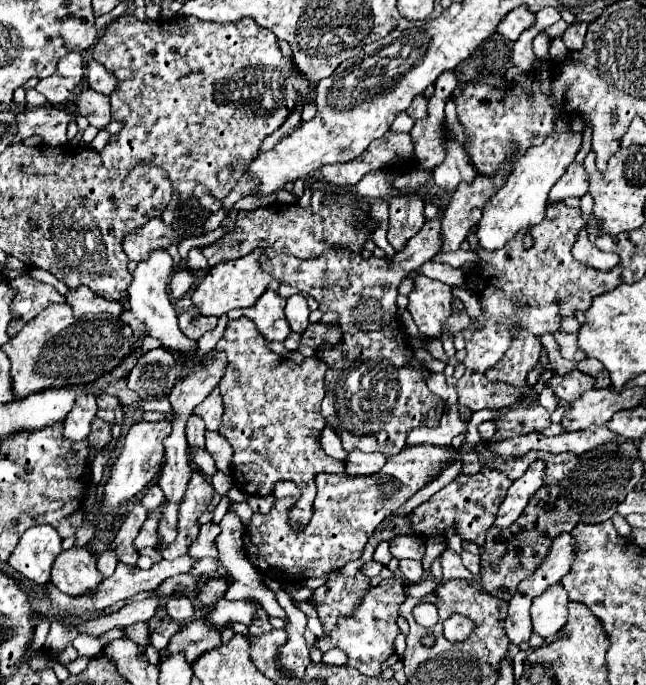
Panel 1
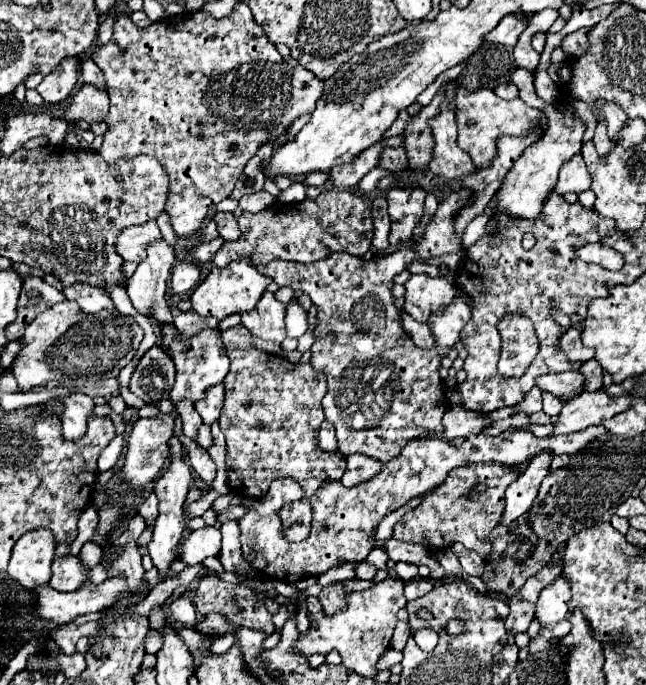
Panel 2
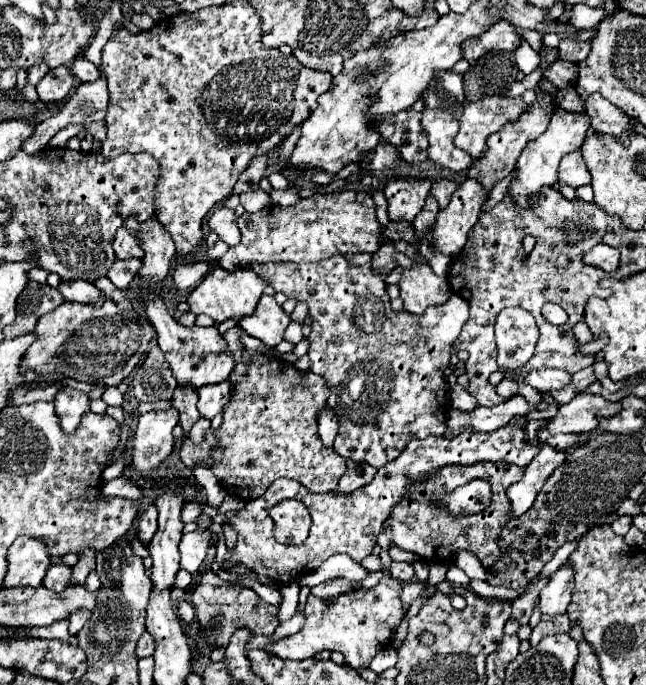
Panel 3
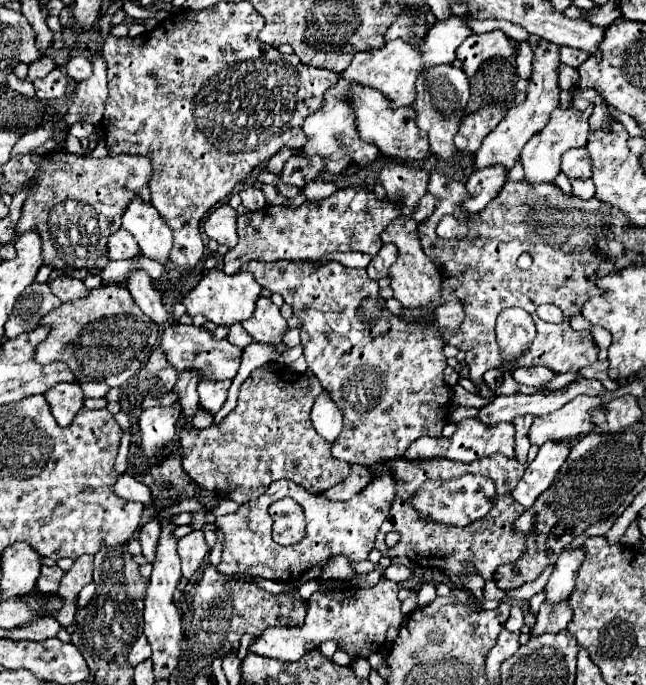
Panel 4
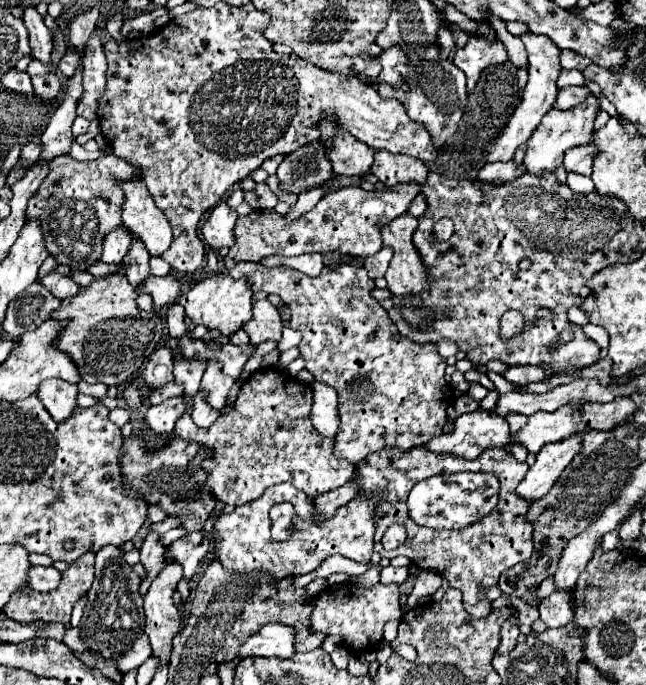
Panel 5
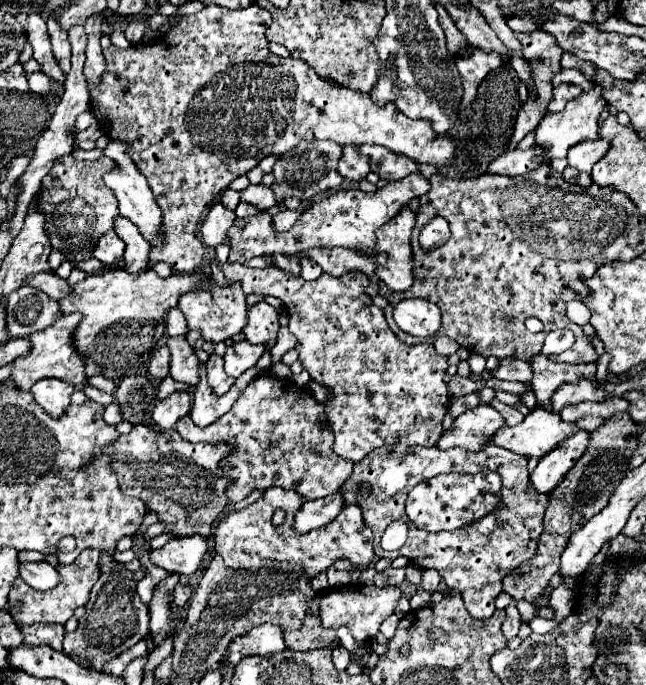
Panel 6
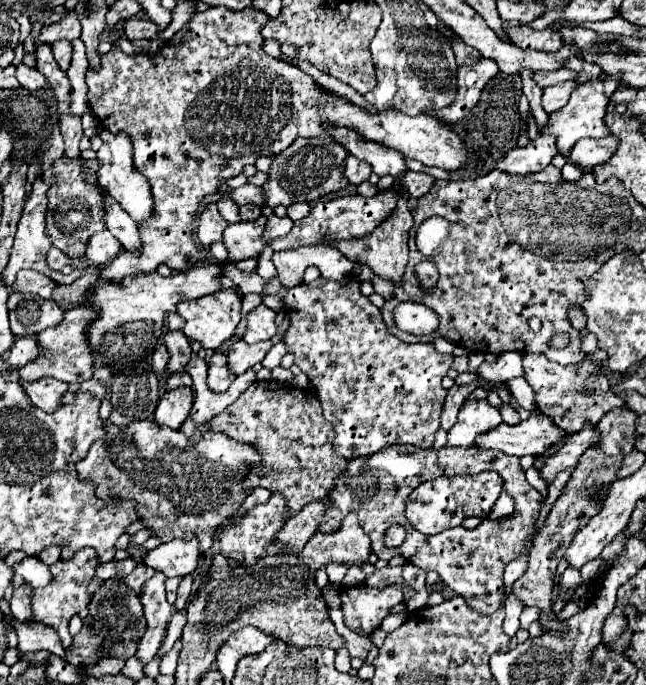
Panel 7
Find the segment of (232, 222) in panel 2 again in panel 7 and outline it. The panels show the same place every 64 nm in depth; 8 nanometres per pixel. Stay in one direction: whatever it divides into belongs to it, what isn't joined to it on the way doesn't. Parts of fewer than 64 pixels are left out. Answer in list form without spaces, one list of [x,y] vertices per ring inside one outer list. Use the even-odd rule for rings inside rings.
[[[215,203],[208,204],[200,216],[198,216],[198,230],[196,230],[196,238],[202,246],[210,246],[212,242],[220,242],[222,240],[222,232],[226,228],[226,220],[220,215]]]

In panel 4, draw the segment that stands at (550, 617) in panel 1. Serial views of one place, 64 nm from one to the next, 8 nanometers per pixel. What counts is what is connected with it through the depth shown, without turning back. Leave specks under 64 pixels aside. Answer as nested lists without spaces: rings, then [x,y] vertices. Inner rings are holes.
[[[584,546],[564,548],[564,552],[560,554],[560,558],[554,566],[554,572],[546,584],[546,602],[548,604],[558,604],[562,600],[568,600],[582,562],[584,562]]]

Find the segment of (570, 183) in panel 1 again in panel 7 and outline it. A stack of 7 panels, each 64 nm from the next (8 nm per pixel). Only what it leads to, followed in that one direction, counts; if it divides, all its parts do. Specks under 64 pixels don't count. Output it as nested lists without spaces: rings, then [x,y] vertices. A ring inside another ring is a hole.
[[[608,134],[606,138],[584,138],[578,140],[570,152],[570,160],[584,168],[584,170],[592,170],[598,164],[604,164],[608,158],[612,158],[612,154],[616,152],[620,140],[614,134]]]

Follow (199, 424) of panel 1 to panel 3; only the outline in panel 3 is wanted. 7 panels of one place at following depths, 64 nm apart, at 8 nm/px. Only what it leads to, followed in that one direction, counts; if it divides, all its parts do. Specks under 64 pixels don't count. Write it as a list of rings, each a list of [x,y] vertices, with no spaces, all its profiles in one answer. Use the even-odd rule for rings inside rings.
[[[176,388],[174,390],[174,408],[180,412],[180,426],[184,432],[190,432],[194,422],[200,418],[196,410],[198,402],[198,392],[192,388]]]

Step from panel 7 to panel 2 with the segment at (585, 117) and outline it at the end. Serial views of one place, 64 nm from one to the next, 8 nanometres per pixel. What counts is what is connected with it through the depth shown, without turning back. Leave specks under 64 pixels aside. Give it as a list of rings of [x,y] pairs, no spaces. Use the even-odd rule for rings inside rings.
[[[517,68],[511,76],[511,82],[519,89],[519,97],[530,107],[542,110],[548,118],[548,130],[542,134],[540,140],[536,140],[532,146],[528,146],[522,156],[516,160],[512,170],[508,172],[502,188],[498,190],[498,208],[496,212],[508,212],[516,218],[538,218],[542,212],[544,198],[558,182],[560,166],[570,160],[574,154],[582,148],[582,134],[586,130],[586,124],[574,116],[574,112],[564,104],[549,104],[537,96],[534,89],[534,77],[531,72]]]

